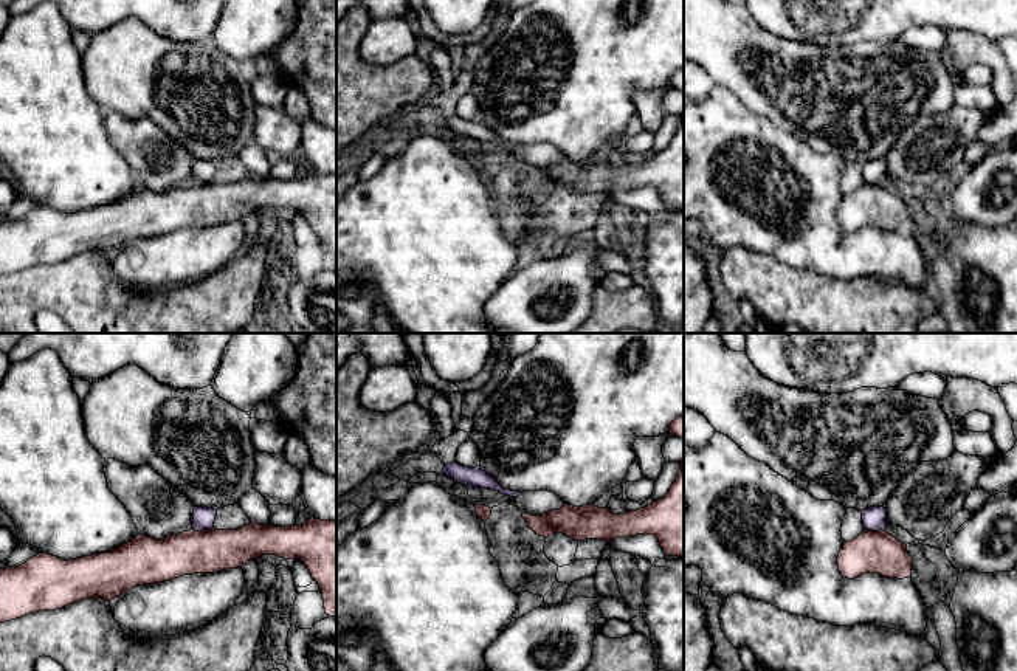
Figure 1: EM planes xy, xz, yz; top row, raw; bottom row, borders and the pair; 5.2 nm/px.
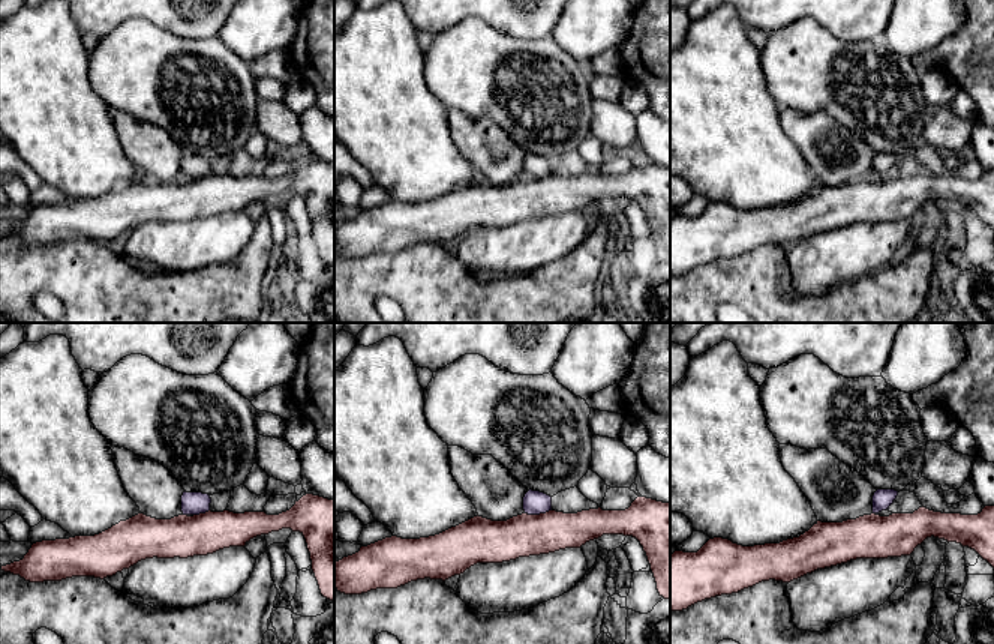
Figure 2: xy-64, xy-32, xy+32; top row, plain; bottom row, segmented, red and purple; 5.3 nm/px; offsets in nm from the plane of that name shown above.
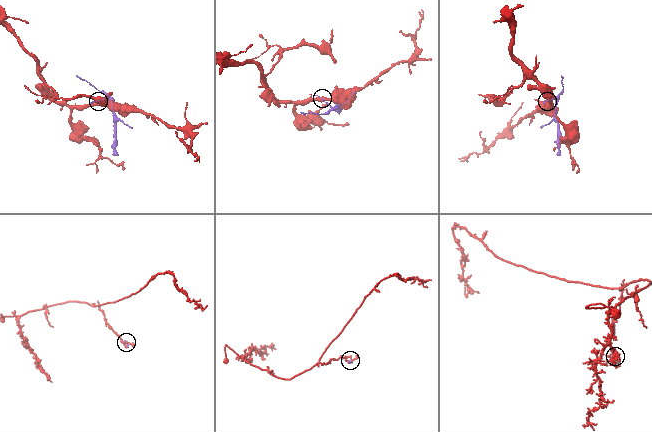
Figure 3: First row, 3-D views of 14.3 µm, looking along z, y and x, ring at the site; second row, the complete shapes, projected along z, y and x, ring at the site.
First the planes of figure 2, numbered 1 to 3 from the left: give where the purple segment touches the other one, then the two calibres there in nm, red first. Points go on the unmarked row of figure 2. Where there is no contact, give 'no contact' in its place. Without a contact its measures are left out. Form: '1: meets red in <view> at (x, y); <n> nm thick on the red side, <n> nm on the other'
1: meets red in xy-64 at (201, 177); 220 nm thick on the red side, 130 nm on the other
2: meets red in xy-32 at (537, 179); 220 nm thick on the red side, 130 nm on the other
3: no contact

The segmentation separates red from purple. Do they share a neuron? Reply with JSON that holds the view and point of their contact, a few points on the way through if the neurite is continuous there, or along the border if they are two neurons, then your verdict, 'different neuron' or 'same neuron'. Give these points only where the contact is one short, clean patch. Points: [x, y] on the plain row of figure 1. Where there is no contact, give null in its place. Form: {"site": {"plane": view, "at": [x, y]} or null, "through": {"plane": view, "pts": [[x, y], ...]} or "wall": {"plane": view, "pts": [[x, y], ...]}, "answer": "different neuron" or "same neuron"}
{"site": {"plane": "xy", "at": [202, 183]}, "wall": {"plane": "xy", "pts": [[211, 180], [193, 183]]}, "answer": "different neuron"}

